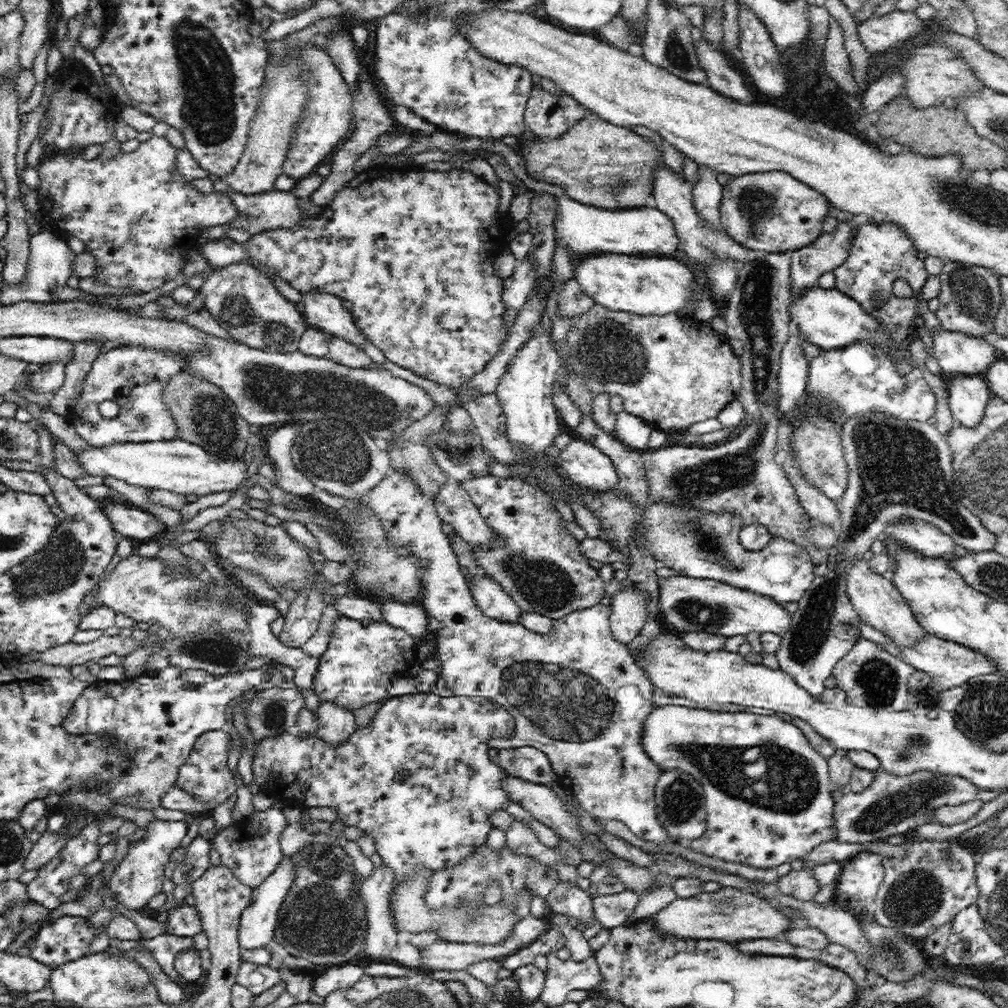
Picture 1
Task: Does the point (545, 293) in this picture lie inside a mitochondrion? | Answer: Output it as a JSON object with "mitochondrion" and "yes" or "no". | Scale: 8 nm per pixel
{"mitochondrion":"no"}

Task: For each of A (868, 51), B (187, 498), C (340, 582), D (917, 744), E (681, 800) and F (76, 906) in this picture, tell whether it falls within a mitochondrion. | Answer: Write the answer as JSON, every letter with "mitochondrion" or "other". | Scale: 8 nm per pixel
{"A":"other","B":"other","C":"other","D":"mitochondrion","E":"mitochondrion","F":"other"}

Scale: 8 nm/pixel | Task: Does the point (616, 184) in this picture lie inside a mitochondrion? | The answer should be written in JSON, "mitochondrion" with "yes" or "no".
{"mitochondrion":"yes"}

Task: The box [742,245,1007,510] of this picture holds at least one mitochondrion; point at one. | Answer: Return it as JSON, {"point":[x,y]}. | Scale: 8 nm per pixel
{"point":[971,295]}

